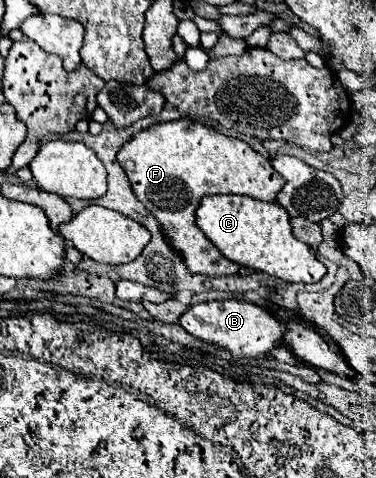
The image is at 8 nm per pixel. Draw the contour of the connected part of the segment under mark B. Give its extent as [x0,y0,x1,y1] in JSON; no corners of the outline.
[180,300,288,360]

